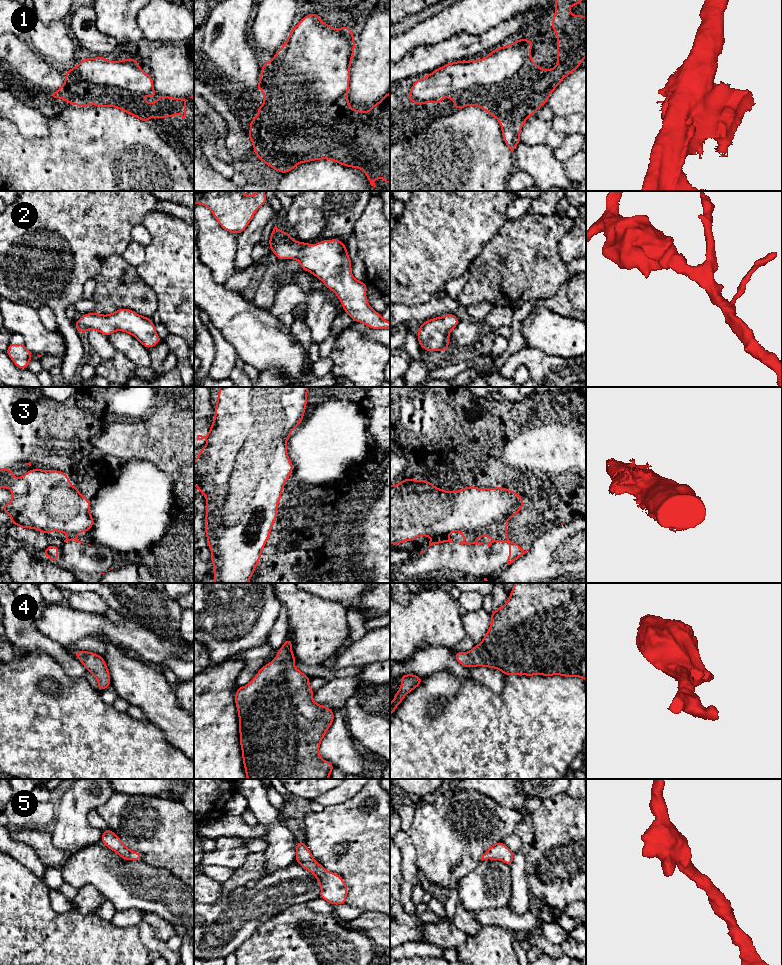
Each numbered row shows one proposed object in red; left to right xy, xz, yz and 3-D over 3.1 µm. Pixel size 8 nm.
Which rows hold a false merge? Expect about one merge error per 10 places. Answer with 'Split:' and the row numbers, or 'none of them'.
Split: none of them

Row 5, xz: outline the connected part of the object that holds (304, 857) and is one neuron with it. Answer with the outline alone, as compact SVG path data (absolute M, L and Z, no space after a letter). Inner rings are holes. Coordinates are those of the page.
M297 841L295 861L301 867L310 871L322 888L319 898L333 905L347 904L348 887L344 880L336 873L329 872L312 856L305 842Z

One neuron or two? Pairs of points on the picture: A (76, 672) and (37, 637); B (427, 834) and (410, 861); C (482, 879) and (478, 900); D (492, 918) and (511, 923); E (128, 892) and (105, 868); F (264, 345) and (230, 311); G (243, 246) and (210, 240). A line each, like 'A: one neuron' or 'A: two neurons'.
A: one neuron
B: two neurons
C: one neuron
D: one neuron
E: one neuron
F: one neuron
G: two neurons

